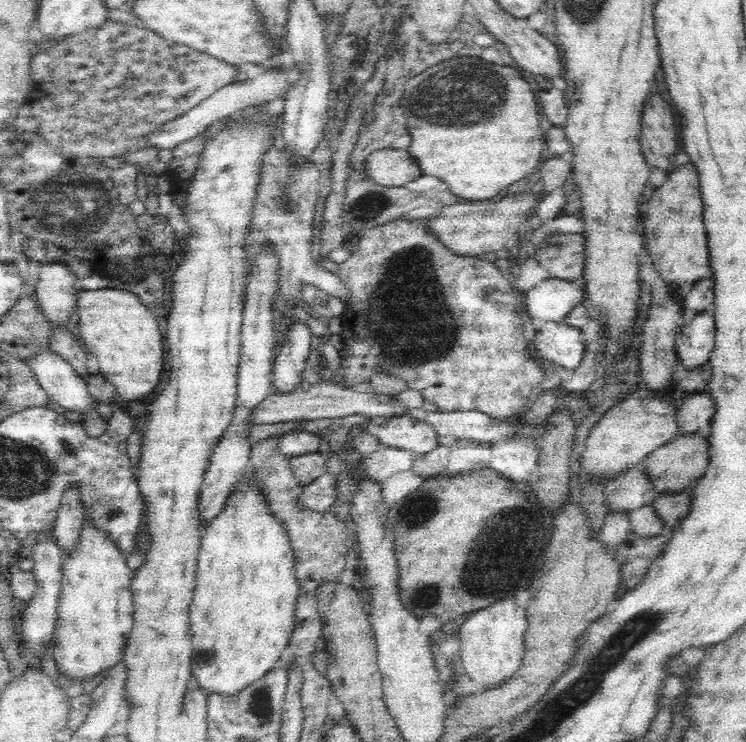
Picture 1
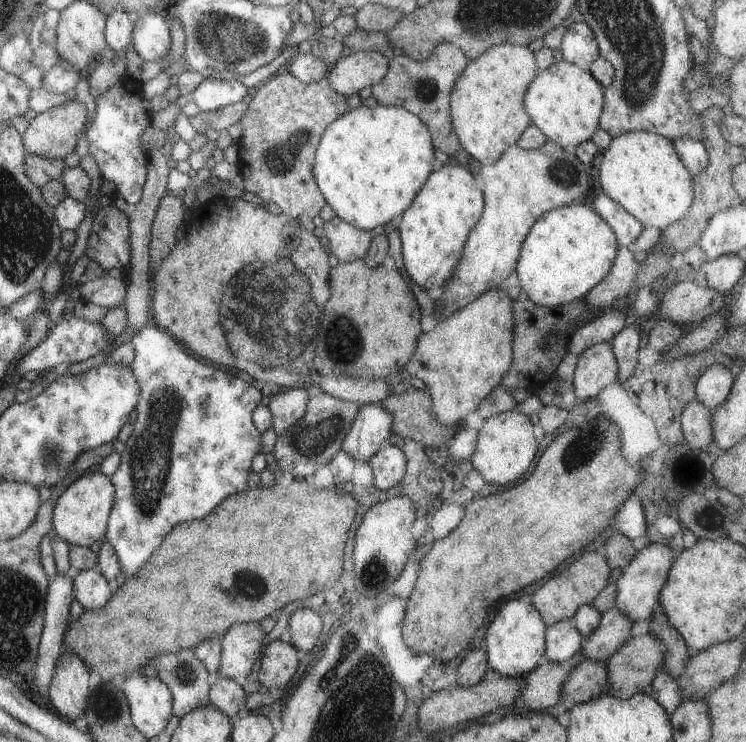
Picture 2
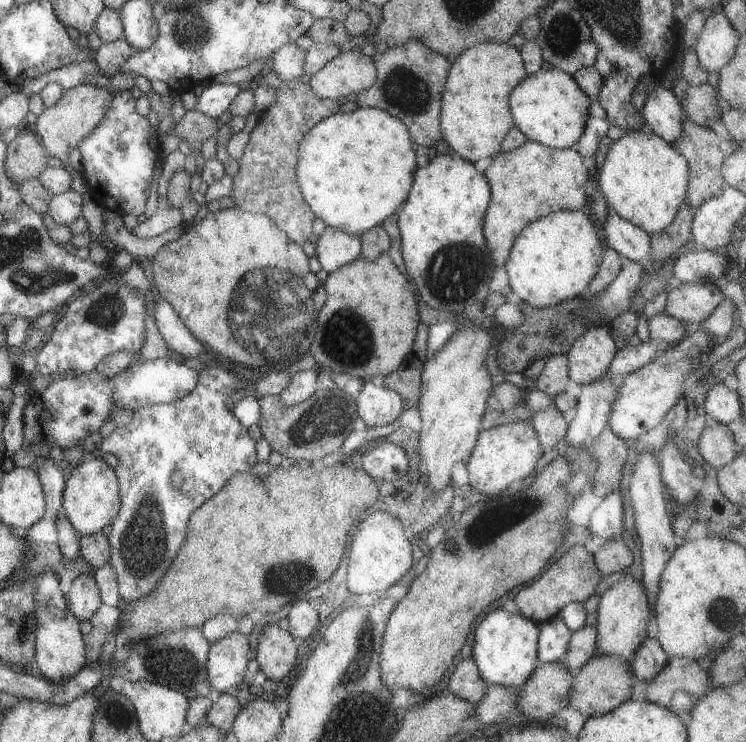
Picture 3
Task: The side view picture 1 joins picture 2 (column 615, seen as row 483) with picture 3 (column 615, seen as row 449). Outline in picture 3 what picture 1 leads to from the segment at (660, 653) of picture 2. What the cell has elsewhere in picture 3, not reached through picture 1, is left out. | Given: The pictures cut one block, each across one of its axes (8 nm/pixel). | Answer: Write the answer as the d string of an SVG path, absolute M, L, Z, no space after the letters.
M597 654L586 666L572 670L572 694L568 694L568 708L580 712L587 719L618 708L632 695L631 691L635 685L633 672L630 661L618 656Z

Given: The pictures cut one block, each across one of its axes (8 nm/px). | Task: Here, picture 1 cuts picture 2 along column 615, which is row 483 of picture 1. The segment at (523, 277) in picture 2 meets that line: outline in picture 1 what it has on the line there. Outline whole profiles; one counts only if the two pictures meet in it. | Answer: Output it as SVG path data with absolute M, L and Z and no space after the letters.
M249 464L243 479L235 484L225 507L205 526L202 535L189 608L189 630L193 681L207 694L216 692L221 696L236 696L240 690L258 682L280 660L295 628L299 586L294 573L294 551L290 547L286 527L270 513L266 495L256 484L254 467Z

